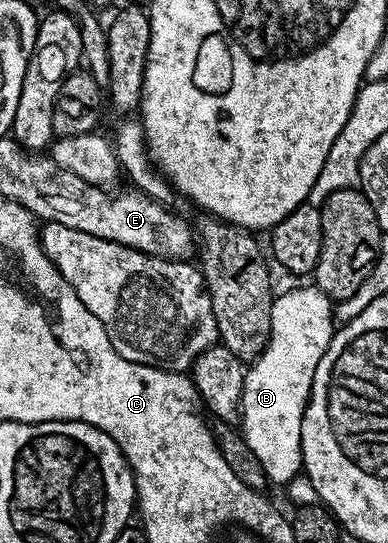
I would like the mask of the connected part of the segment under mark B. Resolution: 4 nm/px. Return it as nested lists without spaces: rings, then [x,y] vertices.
[[[315,285],[275,296],[270,341],[245,372],[240,427],[271,484],[286,485],[301,472],[303,411],[316,367],[336,332],[333,306],[330,297]]]

